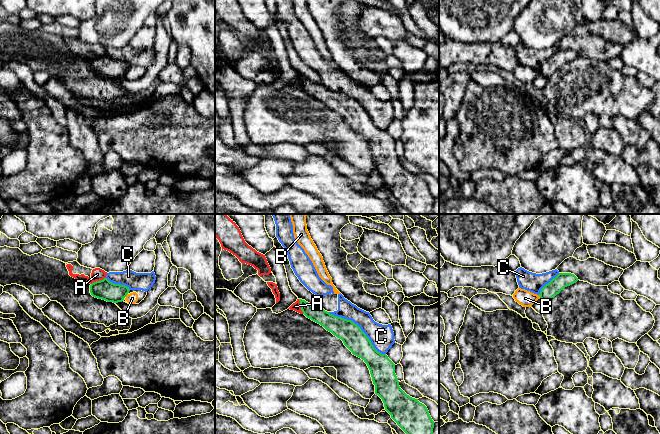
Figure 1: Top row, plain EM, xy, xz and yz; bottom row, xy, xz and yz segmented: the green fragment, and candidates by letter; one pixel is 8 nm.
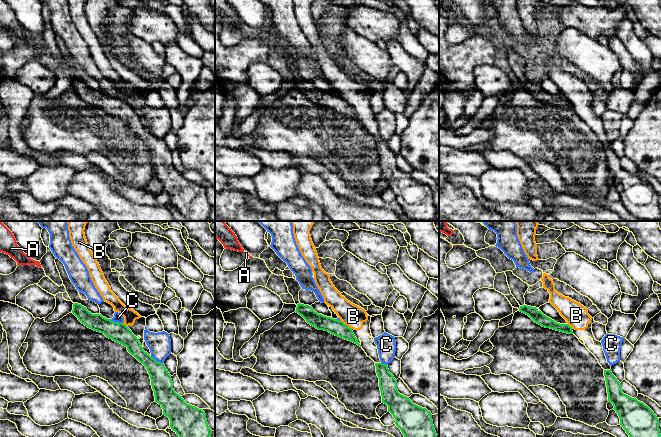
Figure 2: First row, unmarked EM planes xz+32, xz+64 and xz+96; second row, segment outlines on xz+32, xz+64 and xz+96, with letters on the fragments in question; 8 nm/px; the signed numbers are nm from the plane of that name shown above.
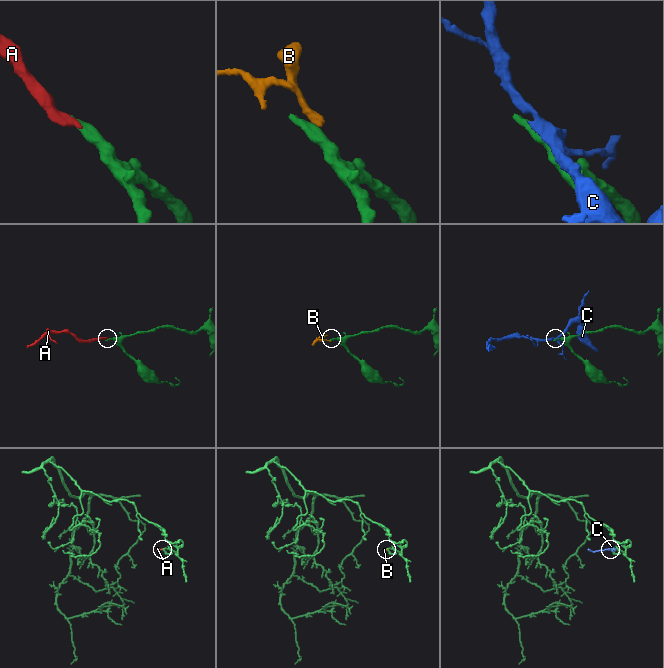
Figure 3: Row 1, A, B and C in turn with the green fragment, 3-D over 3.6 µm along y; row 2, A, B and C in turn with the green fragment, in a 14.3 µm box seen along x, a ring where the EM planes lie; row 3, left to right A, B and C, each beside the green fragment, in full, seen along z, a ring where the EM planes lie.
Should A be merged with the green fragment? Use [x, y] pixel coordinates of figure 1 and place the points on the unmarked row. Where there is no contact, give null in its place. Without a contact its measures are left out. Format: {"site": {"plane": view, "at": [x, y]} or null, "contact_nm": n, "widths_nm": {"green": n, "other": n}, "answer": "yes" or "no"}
{"site": {"plane": "xy", "at": [98, 57]}, "contact_nm": 130, "widths_nm": {"green": 160, "other": 100}, "answer": "no"}

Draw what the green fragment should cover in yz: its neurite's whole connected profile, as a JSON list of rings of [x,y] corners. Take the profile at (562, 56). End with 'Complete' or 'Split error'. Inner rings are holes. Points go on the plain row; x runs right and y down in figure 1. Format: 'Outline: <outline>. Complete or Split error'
Outline: [[[559,49],[540,67],[540,75],[548,79],[552,74],[560,69],[565,63],[570,62],[578,57],[578,54],[571,49]]]. Complete

